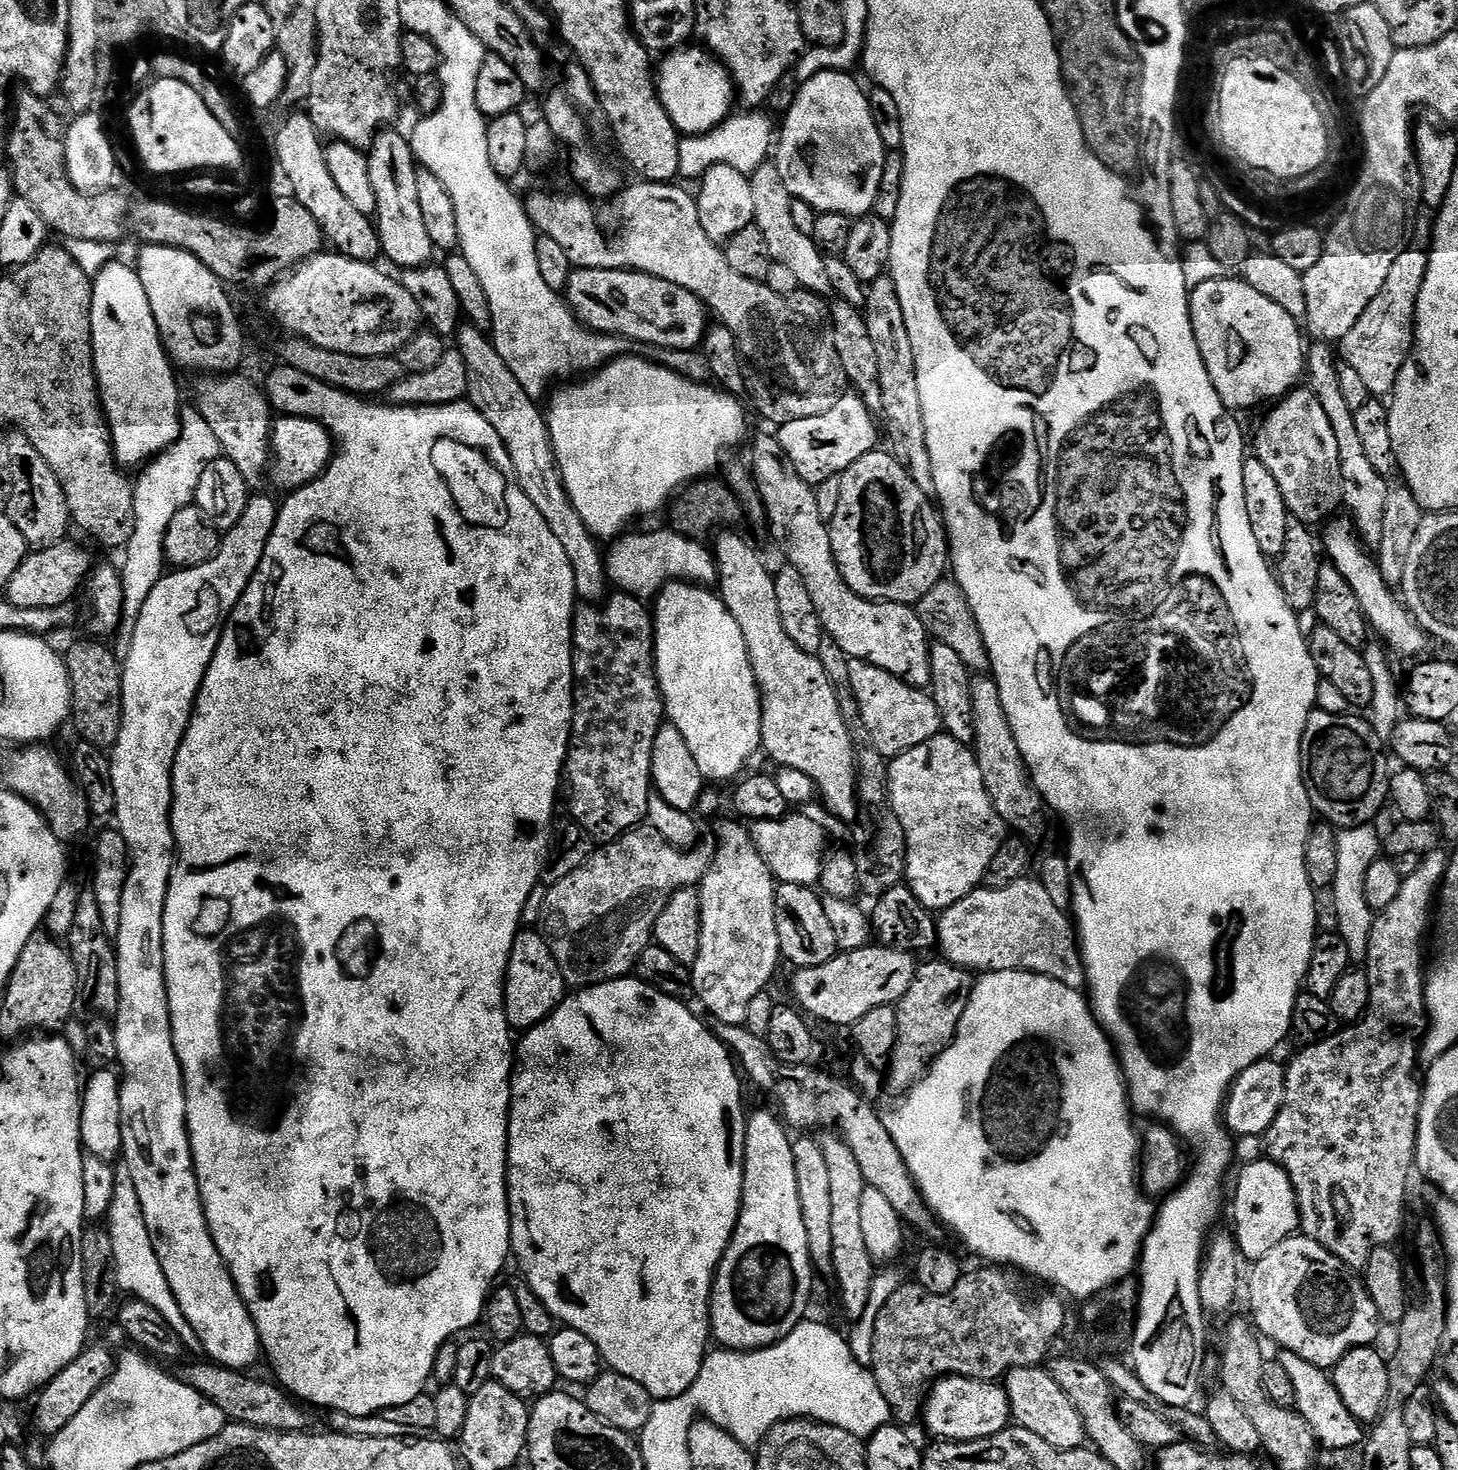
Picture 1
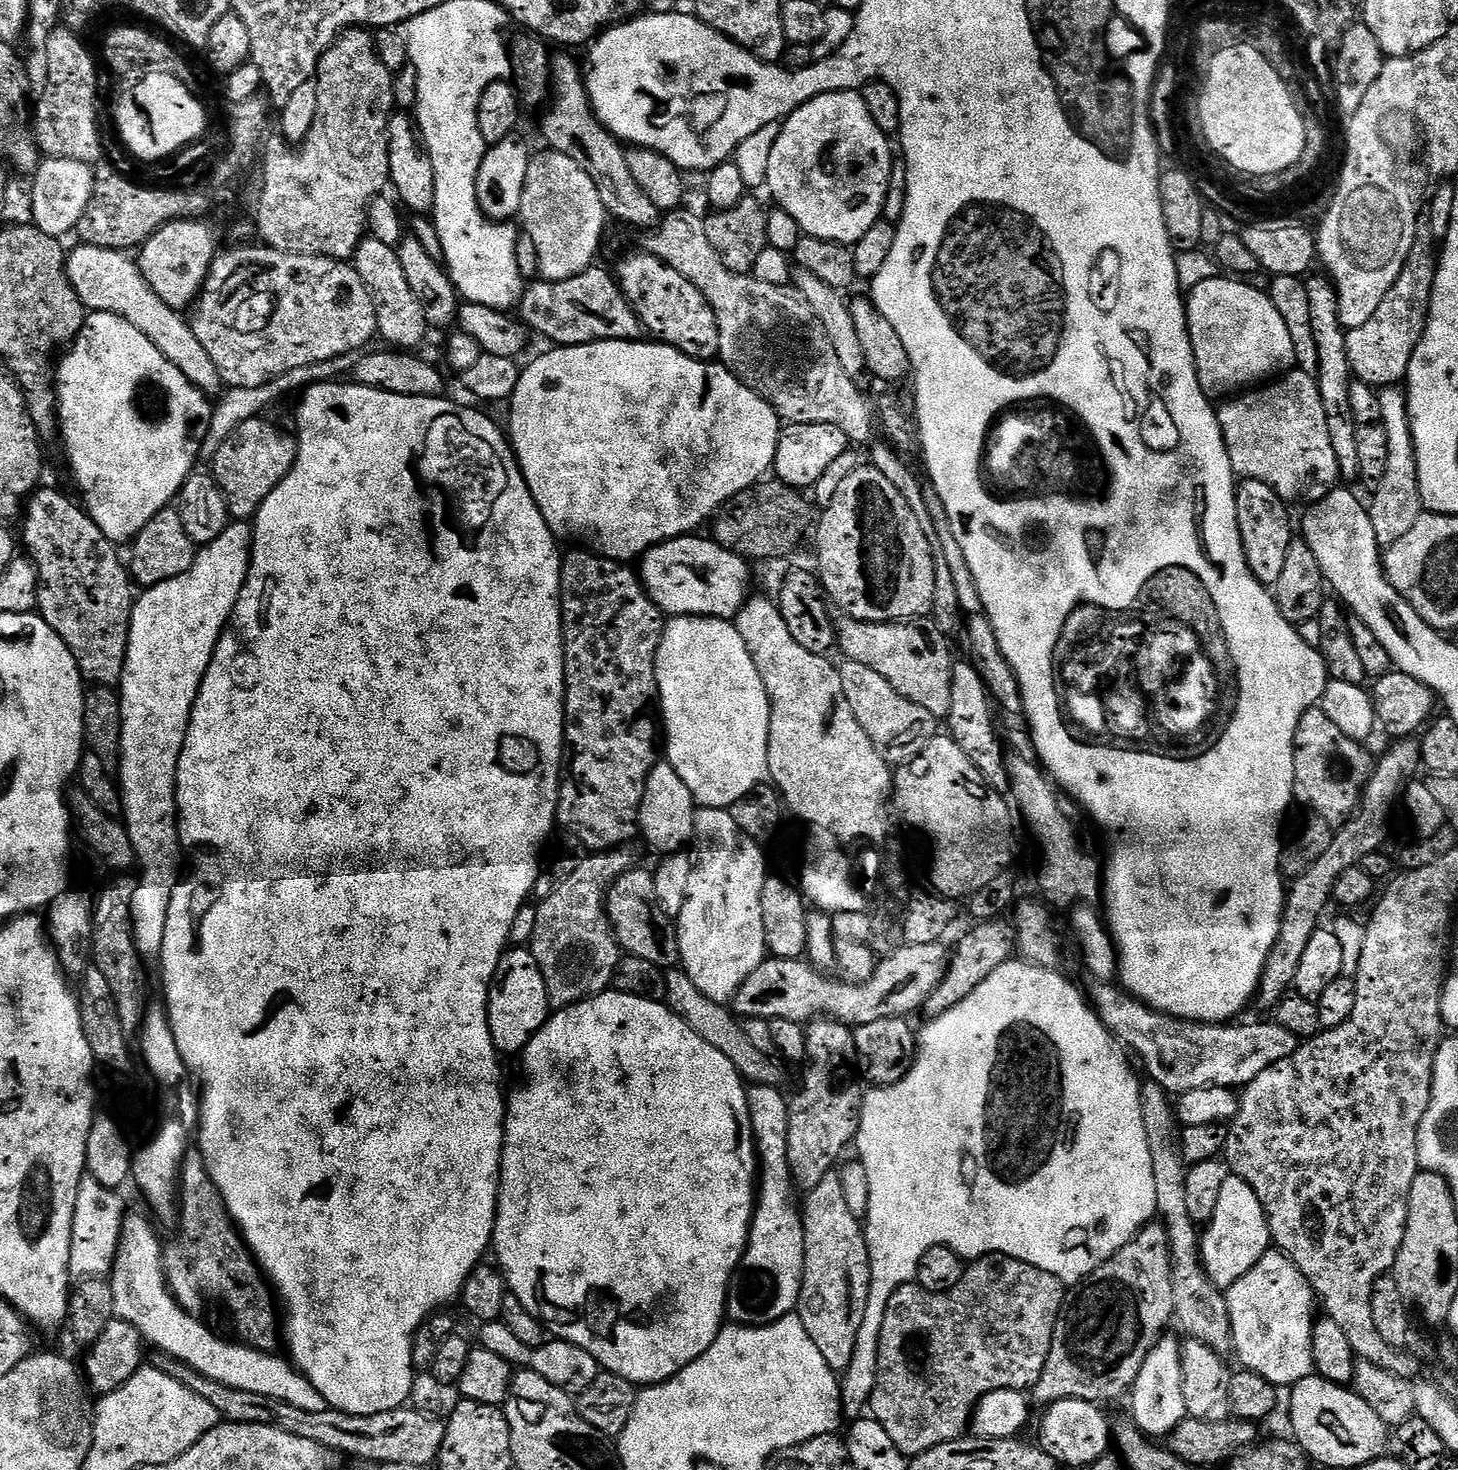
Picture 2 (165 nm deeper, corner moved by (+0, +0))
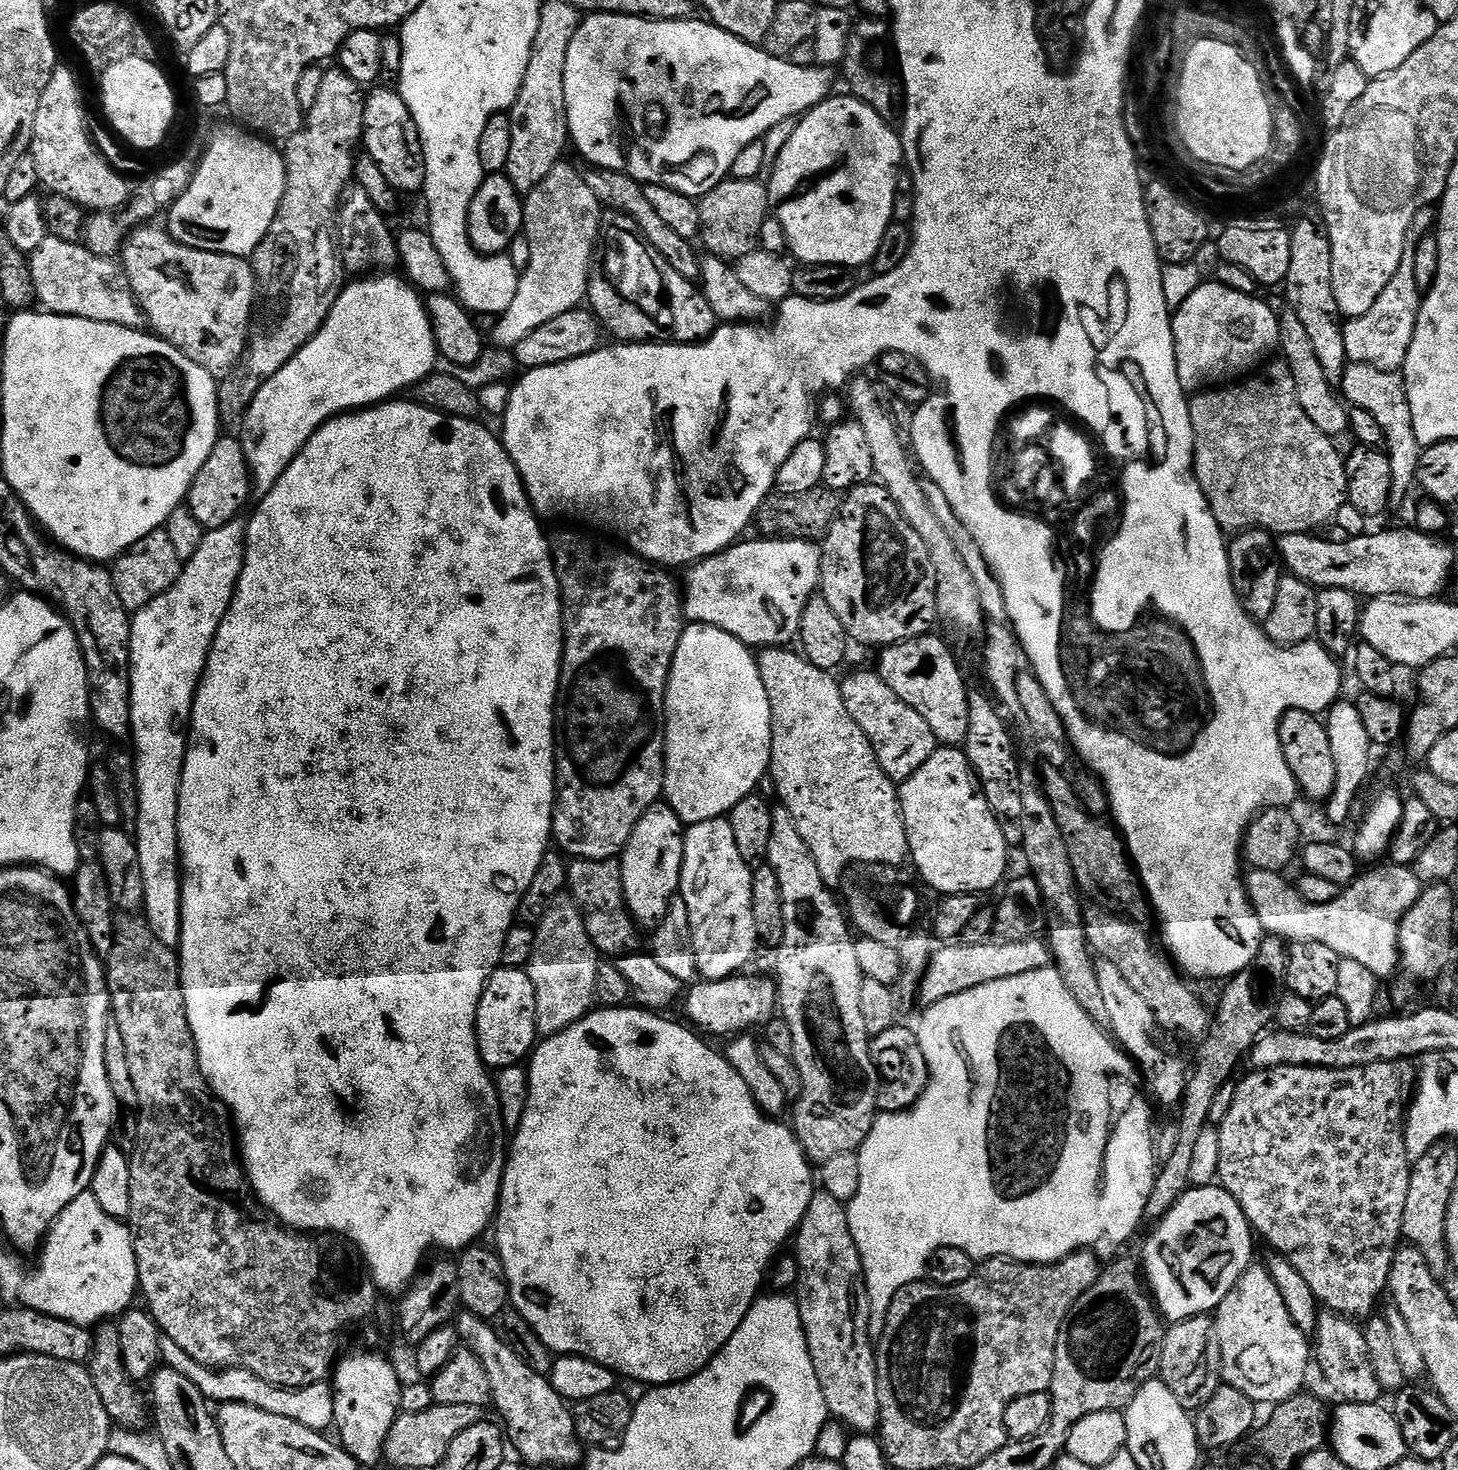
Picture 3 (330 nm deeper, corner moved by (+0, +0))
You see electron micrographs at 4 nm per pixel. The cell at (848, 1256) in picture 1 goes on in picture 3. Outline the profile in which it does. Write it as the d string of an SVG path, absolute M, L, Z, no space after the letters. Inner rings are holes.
M822 1190L813 1191L810 1206L806 1206L806 1214L802 1218L800 1229L796 1231L795 1244L794 1259L796 1265L800 1267L800 1274L796 1278L794 1297L800 1307L806 1346L814 1362L814 1374L818 1374L818 1382L822 1386L822 1398L826 1398L828 1415L840 1421L853 1433L875 1433L880 1426L880 1411L878 1410L876 1350L873 1337L868 1334L870 1302L864 1285L862 1258L858 1254L854 1234L850 1234L846 1205Z

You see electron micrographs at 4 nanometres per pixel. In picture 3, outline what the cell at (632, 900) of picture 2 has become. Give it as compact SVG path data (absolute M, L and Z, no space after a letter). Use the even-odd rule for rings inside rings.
M573 859L568 866L567 891L571 899L580 907L584 916L586 934L594 942L597 952L608 958L627 956L641 947L641 929L638 927L624 901L622 890L622 870L619 859L578 860Z

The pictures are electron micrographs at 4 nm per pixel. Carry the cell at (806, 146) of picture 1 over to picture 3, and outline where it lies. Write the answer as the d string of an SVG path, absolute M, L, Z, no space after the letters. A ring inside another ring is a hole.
M851 94L844 96L829 95L827 100L821 104L815 104L811 110L799 117L794 134L790 134L790 142L782 146L782 154L778 154L774 170L767 177L768 198L774 205L774 216L782 222L782 230L786 230L788 239L787 251L793 252L800 259L801 265L806 264L837 264L846 266L853 270L860 270L860 267L871 265L872 259L878 254L878 246L882 246L882 234L894 223L894 206L896 198L901 191L900 188L900 168L905 167L904 162L904 142L899 131L892 129L893 125L884 120L866 102L856 99Z

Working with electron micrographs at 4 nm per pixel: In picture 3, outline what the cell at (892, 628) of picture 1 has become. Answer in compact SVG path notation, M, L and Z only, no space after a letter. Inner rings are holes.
M936 635L919 636L917 640L898 642L879 649L878 675L882 678L882 682L886 682L886 686L890 686L890 690L894 690L894 694L898 694L898 698L902 698L902 702L906 702L906 706L914 706L914 710L918 710L918 714L926 718L926 726L934 730L936 739L941 745L960 746L966 738L966 730L970 730L970 706L968 705L970 688L969 685L964 685L964 676L960 673L960 664L956 661L955 654L948 649L947 642Z

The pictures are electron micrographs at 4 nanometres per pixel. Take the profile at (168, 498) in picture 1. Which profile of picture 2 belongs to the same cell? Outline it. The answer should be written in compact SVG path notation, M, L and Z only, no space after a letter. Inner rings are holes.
M351 352L345 356L338 358L330 358L326 362L314 362L310 366L298 366L298 370L290 370L286 374L282 374L277 380L270 381L266 386L254 386L253 388L228 388L228 408L213 411L212 424L208 428L208 435L205 436L202 445L203 451L208 454L215 453L220 443L230 434L234 434L234 430L238 430L238 426L242 426L242 422L247 420L255 420L264 412L279 396L288 396L291 392L295 394L303 393L305 388L309 388L312 384L327 384L329 382L339 381L341 378L347 377L356 361L357 353Z

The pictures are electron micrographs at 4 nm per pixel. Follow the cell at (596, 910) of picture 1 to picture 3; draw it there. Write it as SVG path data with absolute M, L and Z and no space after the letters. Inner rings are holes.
M571 898L553 900L539 924L535 925L535 930L534 954L526 965L526 970L530 974L530 982L534 982L534 994L538 998L536 1031L541 1037L547 1038L574 1026L574 1022L578 1022L593 1011L594 1005L597 1003L596 983L602 956L586 934L584 916L580 913L580 907L577 906L576 901Z

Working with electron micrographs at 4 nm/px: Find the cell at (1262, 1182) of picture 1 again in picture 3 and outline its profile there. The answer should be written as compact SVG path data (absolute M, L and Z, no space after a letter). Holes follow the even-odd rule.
M1222 1186L1189 1187L1182 1194L1182 1198L1174 1202L1171 1210L1155 1221L1153 1228L1156 1229L1144 1240L1142 1275L1165 1321L1175 1322L1191 1316L1215 1313L1226 1294L1230 1294L1230 1290L1238 1282L1240 1275L1253 1263L1252 1225L1249 1224L1240 1203Z

